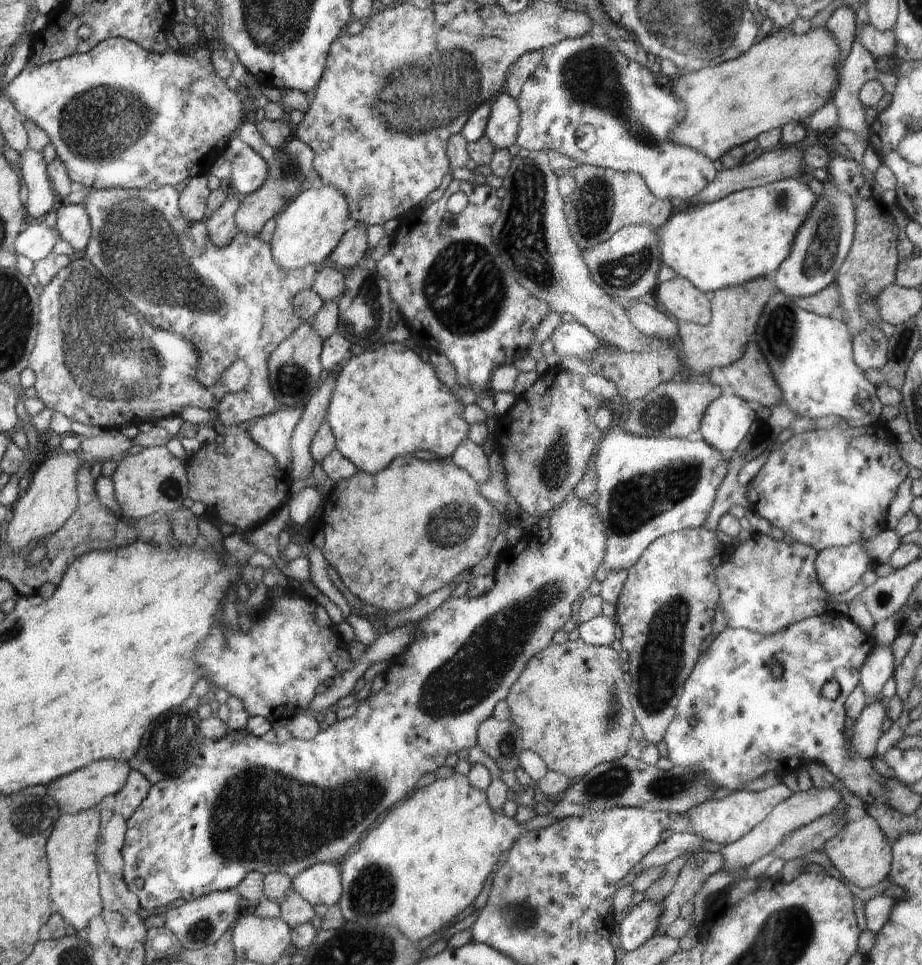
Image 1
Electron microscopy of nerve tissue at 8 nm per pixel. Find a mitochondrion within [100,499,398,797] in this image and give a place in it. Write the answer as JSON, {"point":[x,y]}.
{"point":[170,744]}

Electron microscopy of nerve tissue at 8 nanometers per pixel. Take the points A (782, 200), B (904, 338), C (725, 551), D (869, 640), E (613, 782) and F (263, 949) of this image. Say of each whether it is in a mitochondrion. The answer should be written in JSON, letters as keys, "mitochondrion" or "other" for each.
{"A":"mitochondrion","B":"mitochondrion","C":"other","D":"other","E":"mitochondrion","F":"other"}

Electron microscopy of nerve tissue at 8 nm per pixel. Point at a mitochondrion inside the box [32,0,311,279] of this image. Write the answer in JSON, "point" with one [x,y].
{"point":[91,124]}

